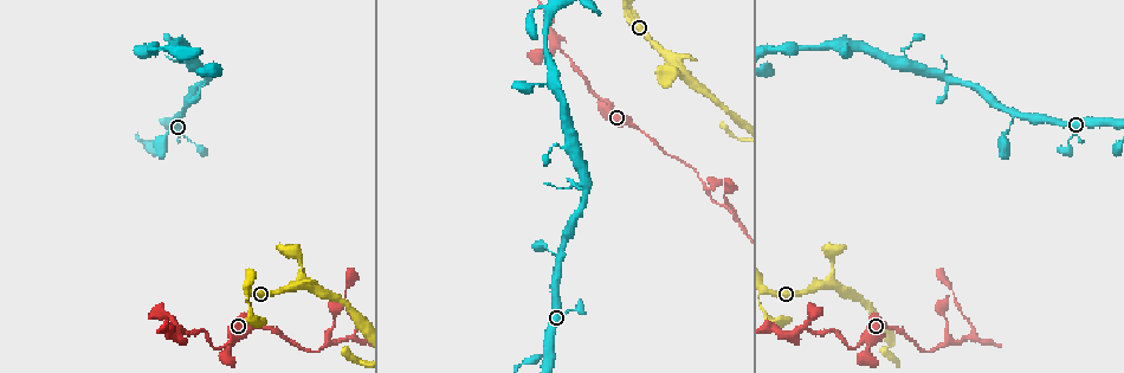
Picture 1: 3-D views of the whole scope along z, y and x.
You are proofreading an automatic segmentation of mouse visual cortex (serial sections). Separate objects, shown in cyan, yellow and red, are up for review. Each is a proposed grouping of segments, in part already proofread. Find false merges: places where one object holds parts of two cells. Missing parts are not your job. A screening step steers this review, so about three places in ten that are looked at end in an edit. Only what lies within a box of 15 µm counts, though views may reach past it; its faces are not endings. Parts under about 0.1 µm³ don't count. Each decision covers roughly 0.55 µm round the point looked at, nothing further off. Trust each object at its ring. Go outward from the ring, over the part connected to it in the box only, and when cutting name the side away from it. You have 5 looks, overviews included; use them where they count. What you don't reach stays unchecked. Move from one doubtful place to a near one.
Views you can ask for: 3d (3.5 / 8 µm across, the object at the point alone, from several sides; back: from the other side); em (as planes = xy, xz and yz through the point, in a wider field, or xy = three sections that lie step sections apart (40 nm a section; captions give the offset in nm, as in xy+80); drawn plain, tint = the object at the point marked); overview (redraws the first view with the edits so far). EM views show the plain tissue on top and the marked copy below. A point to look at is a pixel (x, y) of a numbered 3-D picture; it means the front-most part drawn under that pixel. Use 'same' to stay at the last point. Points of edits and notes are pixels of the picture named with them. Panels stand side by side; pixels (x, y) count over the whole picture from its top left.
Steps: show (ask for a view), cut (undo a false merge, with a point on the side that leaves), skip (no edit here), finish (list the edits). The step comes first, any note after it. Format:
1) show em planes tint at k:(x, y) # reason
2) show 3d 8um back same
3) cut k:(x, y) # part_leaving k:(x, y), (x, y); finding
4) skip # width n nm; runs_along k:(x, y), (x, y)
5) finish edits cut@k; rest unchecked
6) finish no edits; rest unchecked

show 3d 3.5um at 1:(730, 211) # branch point

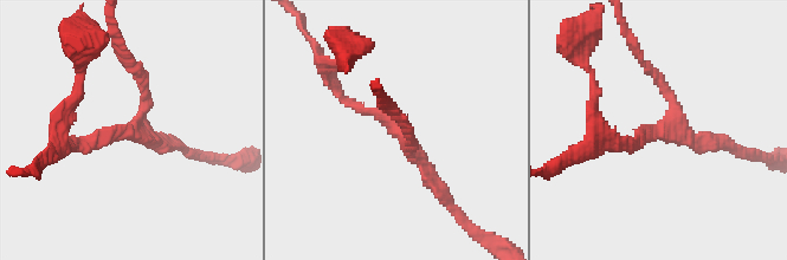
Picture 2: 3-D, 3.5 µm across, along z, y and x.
show em xy step 1 tint at 2:(140, 133) # arms 3; arm_widths 150, 150, 200 nm

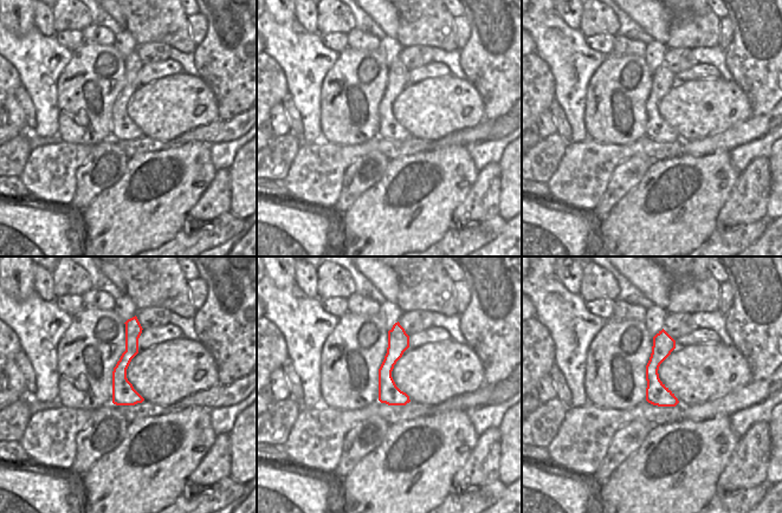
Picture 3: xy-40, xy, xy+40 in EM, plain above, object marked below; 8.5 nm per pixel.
skip # continuous, no second cell

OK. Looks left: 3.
show 3d 3.5um at 1:(678, 74) # abrupt turn

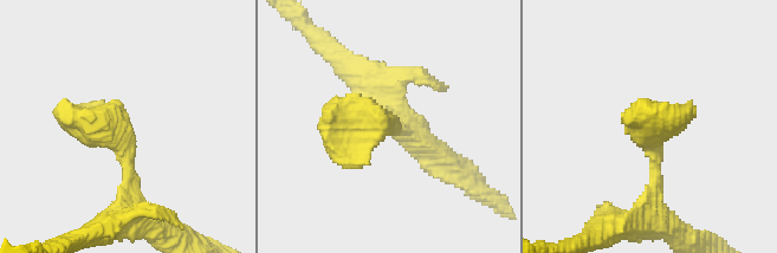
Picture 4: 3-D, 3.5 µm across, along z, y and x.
show em planes tint at 4:(654, 143)

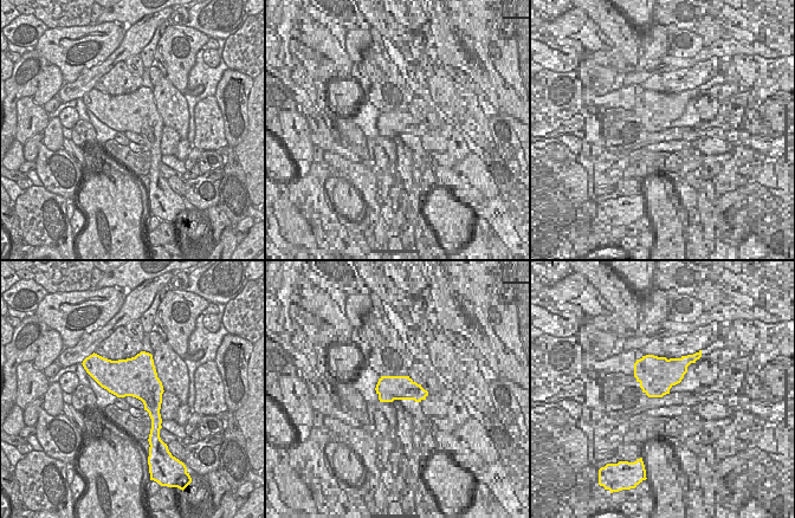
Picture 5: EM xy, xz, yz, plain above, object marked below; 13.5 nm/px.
show em xy step 1 tint same # another direction

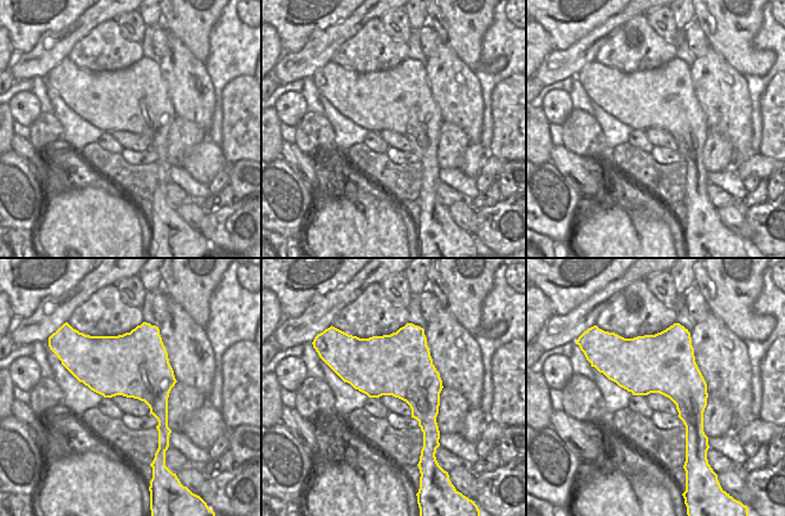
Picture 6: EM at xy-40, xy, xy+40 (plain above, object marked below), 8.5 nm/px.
skip # width 550 nm; runs_along 4:(643, 219), (655, 182), (649, 128), (690, 103); continuous, no second cell

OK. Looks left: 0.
finish no edits; rest unchecked

